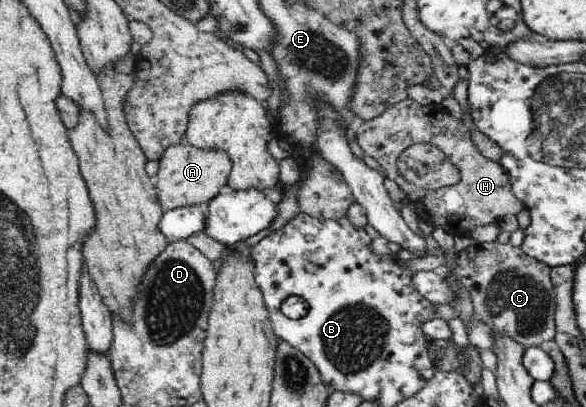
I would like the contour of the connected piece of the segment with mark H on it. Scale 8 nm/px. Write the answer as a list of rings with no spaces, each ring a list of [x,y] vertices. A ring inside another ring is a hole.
[[[411,98],[404,99],[387,108],[377,118],[364,121],[356,132],[356,141],[365,155],[374,158],[385,178],[399,185],[407,198],[417,207],[418,213],[443,228],[453,236],[468,234],[471,228],[499,223],[505,216],[518,215],[523,204],[511,192],[509,176],[500,163],[488,160],[473,144],[470,131],[464,122],[453,118],[442,104],[421,106]],[[419,144],[436,145],[459,170],[460,180],[454,186],[429,190],[415,187],[399,173],[397,162],[407,148]]]

